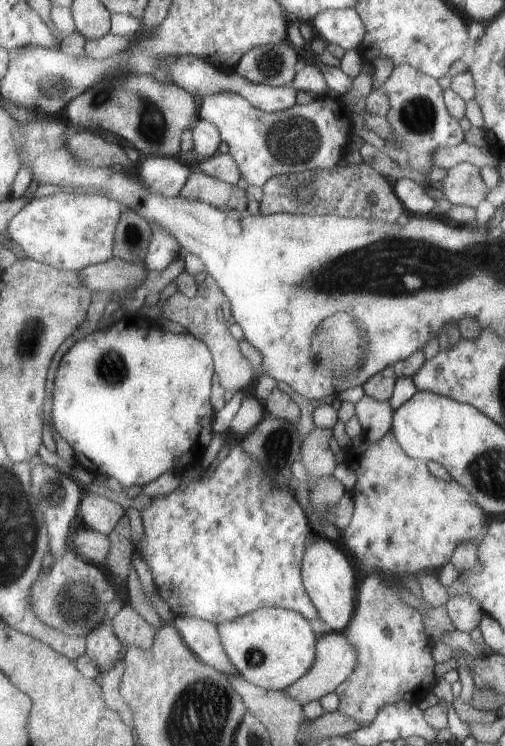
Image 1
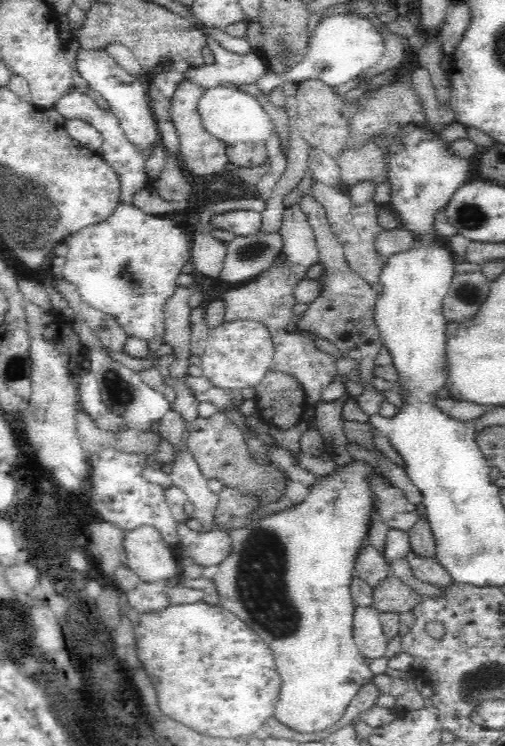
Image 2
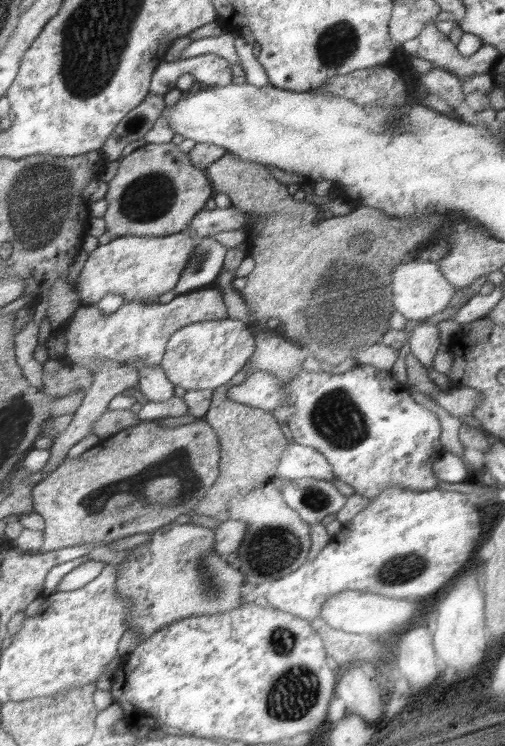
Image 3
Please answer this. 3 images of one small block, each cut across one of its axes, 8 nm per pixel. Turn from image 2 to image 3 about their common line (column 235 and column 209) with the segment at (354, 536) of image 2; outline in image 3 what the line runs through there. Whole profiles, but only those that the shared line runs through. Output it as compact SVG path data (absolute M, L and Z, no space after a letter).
M169 524L167 528L161 528L153 534L153 540L145 546L139 546L133 556L129 556L125 562L121 562L121 574L119 574L119 594L129 596L135 606L131 612L129 628L135 628L141 632L141 640L155 636L165 626L189 618L189 616L205 616L205 614L219 614L229 612L241 606L241 588L245 588L245 574L235 570L227 558L223 558L219 552L215 552L215 530L209 526L197 526L197 524Z

